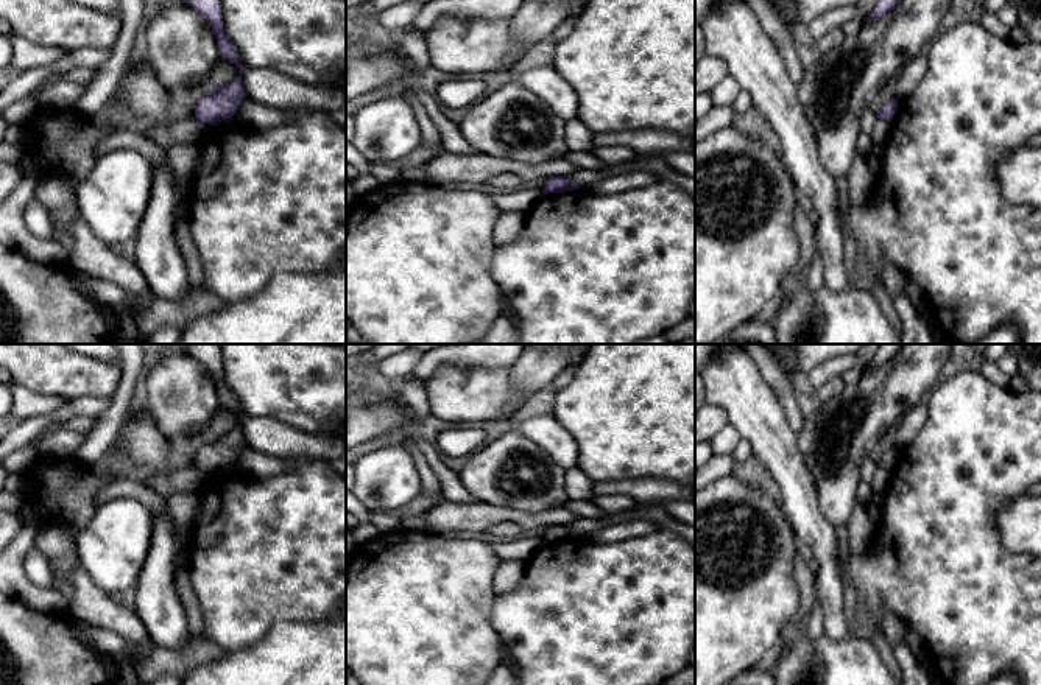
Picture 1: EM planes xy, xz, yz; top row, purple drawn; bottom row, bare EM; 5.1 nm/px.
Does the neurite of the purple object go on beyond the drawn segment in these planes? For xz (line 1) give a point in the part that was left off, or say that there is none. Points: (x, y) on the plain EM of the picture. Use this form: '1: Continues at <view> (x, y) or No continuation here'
1: No continuation here

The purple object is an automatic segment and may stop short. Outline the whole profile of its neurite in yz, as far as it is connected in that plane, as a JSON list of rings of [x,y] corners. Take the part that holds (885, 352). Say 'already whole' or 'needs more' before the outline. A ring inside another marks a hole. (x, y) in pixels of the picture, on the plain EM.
already whole; [[[880,344],[871,363],[865,366],[865,371],[884,366],[901,350],[901,347],[902,344]]]

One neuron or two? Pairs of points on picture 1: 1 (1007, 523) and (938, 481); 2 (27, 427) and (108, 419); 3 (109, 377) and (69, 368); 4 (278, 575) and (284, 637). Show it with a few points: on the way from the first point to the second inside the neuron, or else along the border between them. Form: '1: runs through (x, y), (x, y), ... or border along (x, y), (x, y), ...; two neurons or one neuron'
1: border along (1024, 492), (996, 522), (999, 542), (1009, 551); two neurons
2: border along (114, 396), (112, 402), (94, 418); two neurons
3: runs through (100, 377), (78, 375); one neuron
4: border along (318, 620), (275, 621), (253, 643); two neurons

